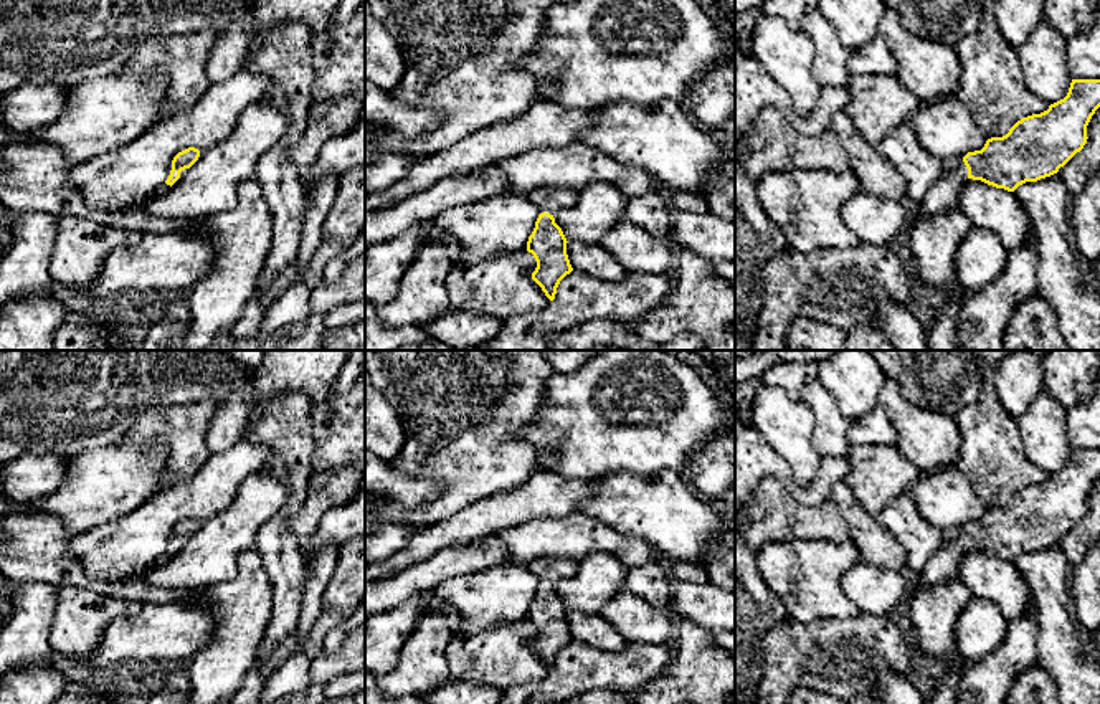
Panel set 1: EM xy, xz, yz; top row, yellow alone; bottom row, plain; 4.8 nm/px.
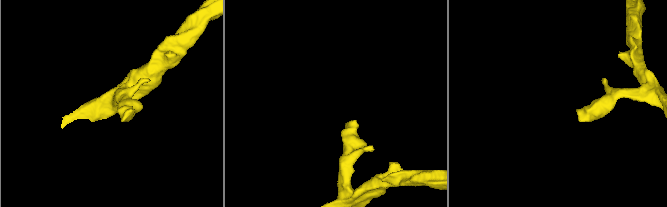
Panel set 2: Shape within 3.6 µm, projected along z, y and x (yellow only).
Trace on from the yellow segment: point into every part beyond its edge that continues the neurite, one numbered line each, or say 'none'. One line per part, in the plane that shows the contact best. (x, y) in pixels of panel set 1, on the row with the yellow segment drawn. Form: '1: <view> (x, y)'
1: yz (943, 195)

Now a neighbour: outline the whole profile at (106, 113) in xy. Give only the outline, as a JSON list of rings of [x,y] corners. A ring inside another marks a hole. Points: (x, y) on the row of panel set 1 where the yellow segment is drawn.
[[[119,73],[99,76],[69,88],[64,114],[33,131],[43,144],[58,147],[71,165],[119,149],[159,117],[167,78],[154,74],[139,79]]]

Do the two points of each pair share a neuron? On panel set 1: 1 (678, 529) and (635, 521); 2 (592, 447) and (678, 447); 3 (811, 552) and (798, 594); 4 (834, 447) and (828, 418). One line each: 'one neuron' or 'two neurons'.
1: one neuron
2: one neuron
3: one neuron
4: one neuron

